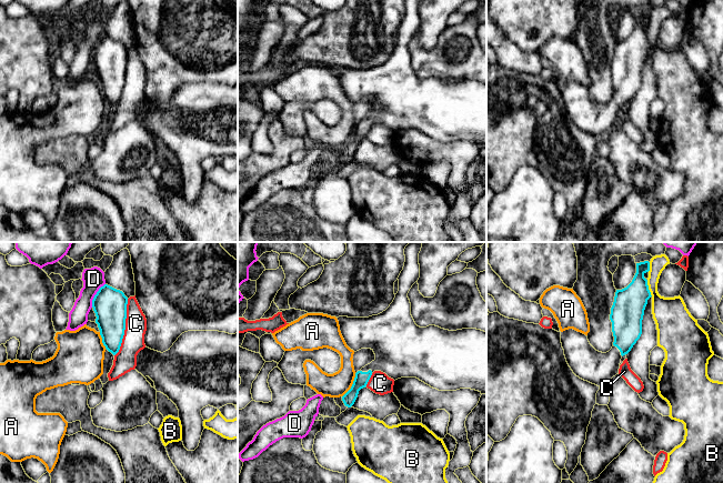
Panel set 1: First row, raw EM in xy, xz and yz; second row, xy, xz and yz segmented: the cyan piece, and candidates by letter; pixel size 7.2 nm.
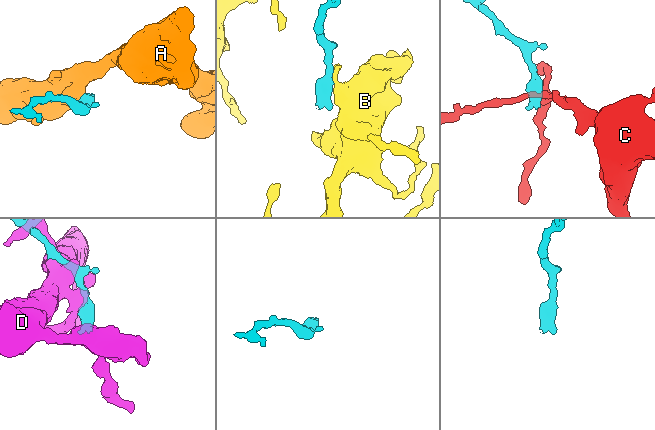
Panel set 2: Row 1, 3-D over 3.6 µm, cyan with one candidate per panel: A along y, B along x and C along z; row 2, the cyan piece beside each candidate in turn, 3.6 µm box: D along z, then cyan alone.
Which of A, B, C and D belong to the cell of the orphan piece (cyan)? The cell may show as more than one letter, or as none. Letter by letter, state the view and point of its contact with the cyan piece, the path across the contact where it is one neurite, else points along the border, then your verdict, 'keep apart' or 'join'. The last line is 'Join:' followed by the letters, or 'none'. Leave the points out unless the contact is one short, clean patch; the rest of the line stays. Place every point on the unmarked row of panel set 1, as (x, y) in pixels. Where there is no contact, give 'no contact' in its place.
A: xz (352, 137) | along xz (355, 124), (351, 139), (342, 148) | keep apart
B: yz (648, 39) | along yz (646, 31), (652, 47) | keep apart
C: xy (124, 79) | keep apart
D: xy (94, 47) | keep apart
Join: none

